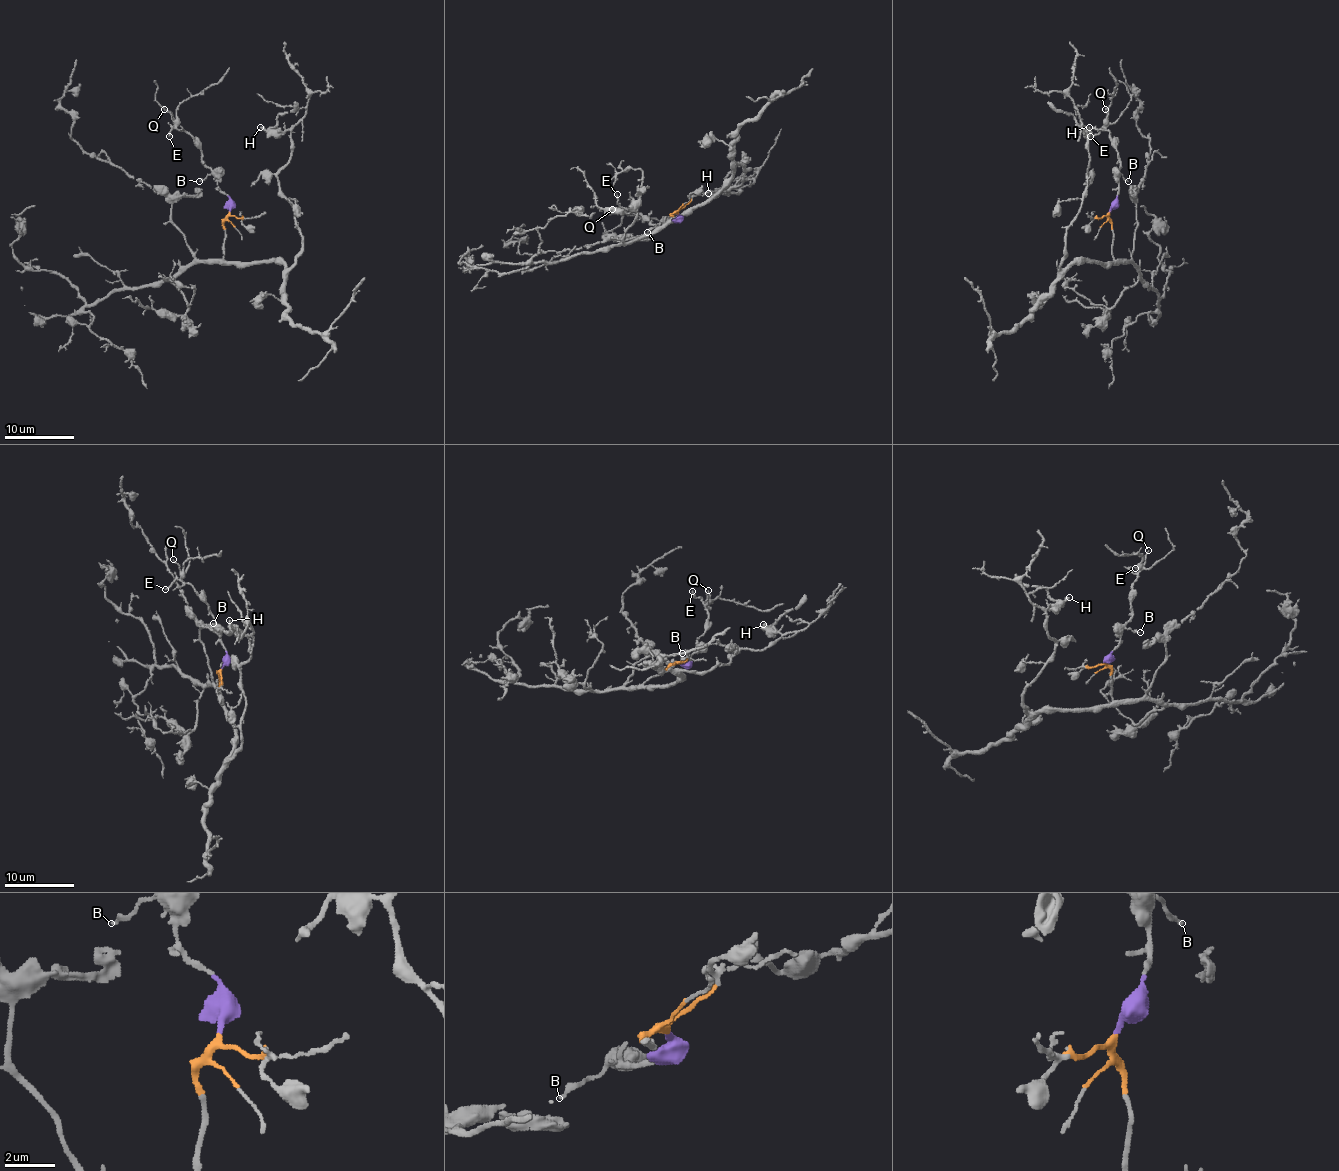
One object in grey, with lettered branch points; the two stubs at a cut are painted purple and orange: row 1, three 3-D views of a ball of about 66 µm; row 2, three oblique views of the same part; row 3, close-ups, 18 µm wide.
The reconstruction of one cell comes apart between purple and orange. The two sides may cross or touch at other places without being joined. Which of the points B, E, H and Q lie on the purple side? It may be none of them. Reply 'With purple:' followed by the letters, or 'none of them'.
With purple: B, E, Q

